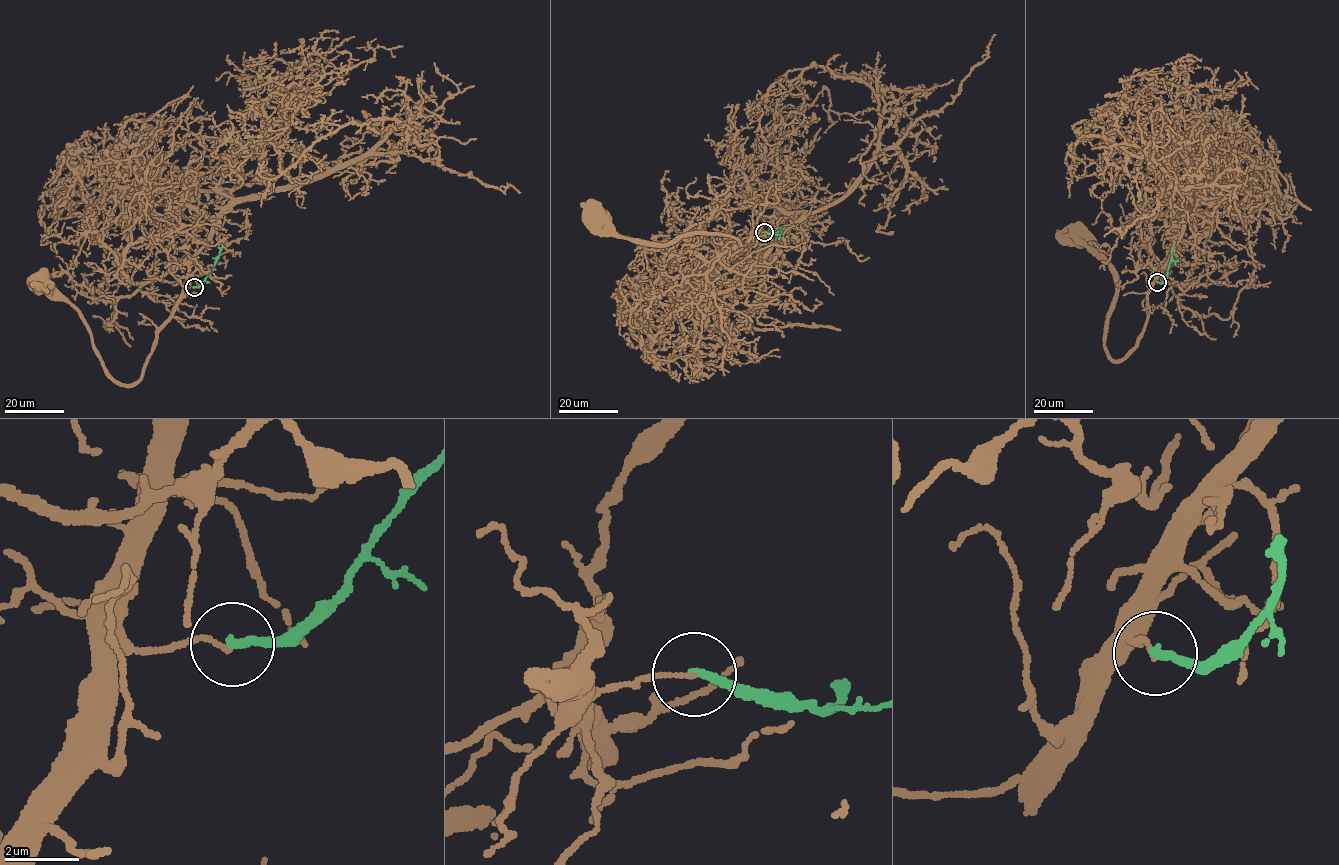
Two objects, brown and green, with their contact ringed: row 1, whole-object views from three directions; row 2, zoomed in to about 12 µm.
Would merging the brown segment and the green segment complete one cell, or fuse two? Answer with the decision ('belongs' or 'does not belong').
does not belong

